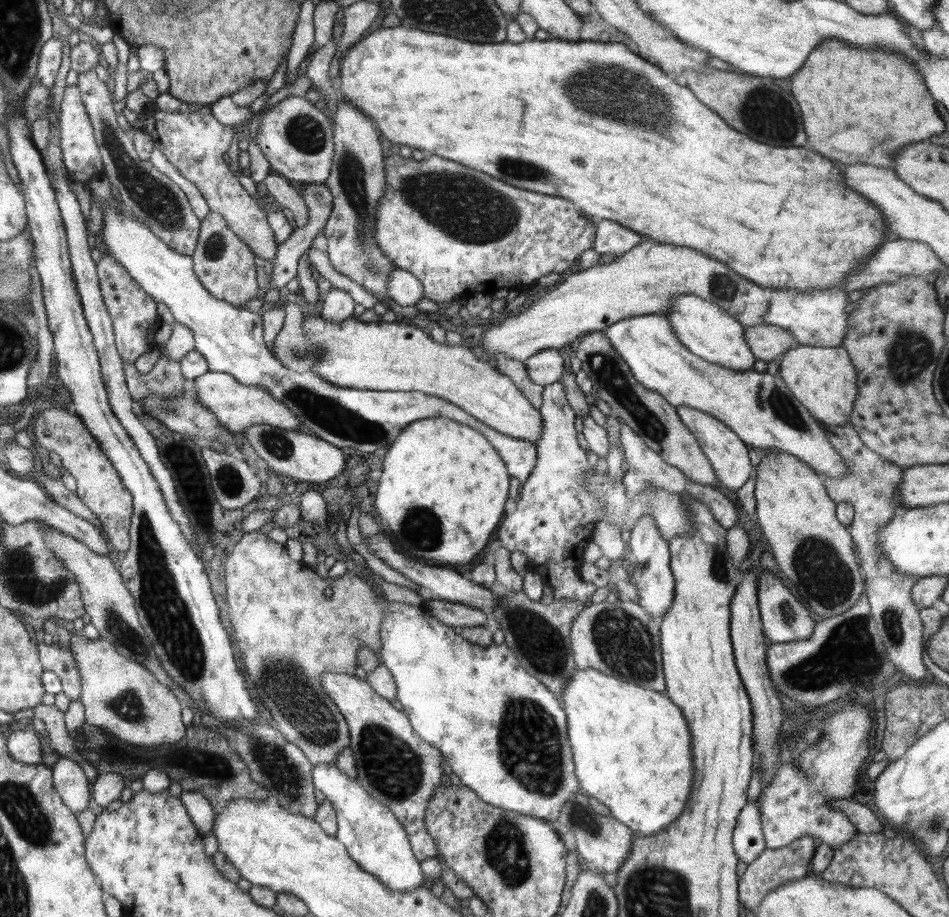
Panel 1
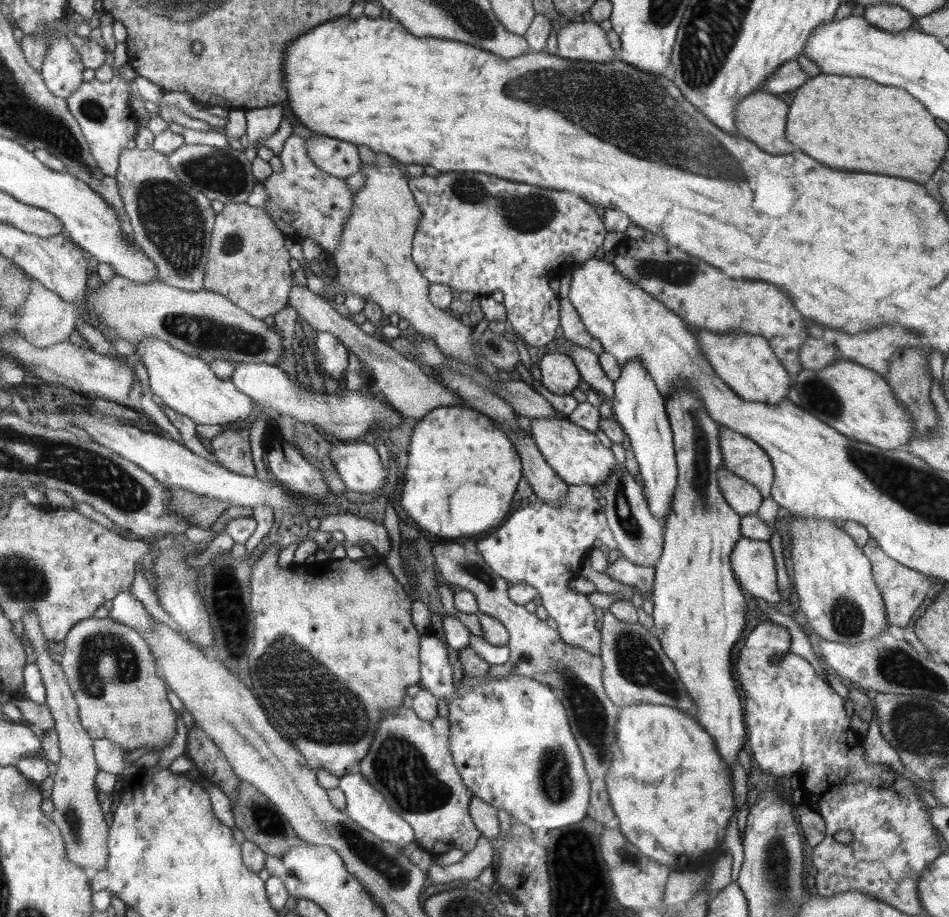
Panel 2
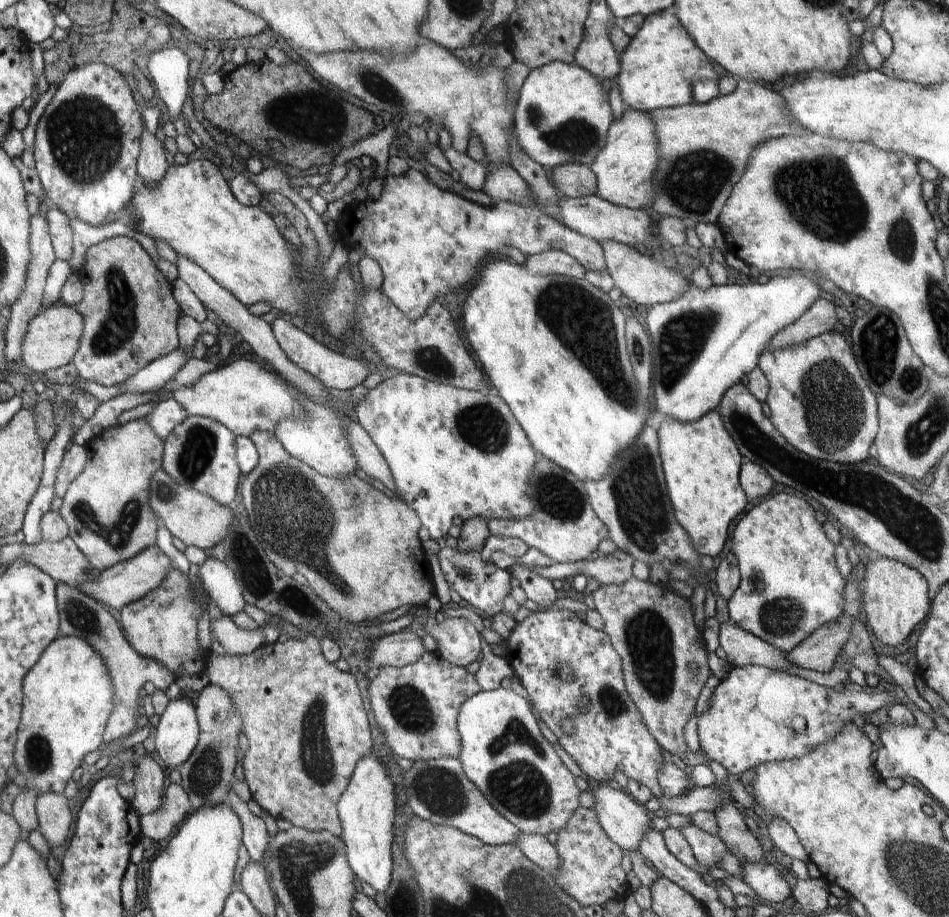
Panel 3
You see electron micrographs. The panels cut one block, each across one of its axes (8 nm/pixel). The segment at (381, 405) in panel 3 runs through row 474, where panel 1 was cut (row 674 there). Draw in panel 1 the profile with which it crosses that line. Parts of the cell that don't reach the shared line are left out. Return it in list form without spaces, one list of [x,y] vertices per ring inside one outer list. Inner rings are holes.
[[[387,600],[387,611],[381,626],[380,646],[381,661],[388,667],[394,677],[397,686],[397,699],[403,706],[402,712],[409,718],[414,732],[422,740],[429,742],[434,748],[440,749],[448,772],[457,774],[460,777],[461,784],[471,788],[484,802],[496,808],[503,808],[510,812],[527,814],[556,823],[562,806],[571,799],[571,796],[582,791],[575,773],[573,752],[566,732],[567,716],[555,694],[518,664],[514,651],[504,643],[500,645],[493,643],[488,647],[472,644],[465,640],[461,634],[457,634],[452,626],[446,626],[446,623],[434,618],[424,606],[412,606],[405,602],[392,602],[390,600]]]

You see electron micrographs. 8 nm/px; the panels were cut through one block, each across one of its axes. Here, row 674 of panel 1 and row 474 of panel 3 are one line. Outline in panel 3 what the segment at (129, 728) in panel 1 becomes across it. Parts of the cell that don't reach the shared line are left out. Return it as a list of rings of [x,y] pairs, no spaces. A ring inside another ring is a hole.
[[[144,418],[97,431],[92,440],[85,442],[88,451],[86,466],[74,482],[69,484],[59,513],[68,525],[68,537],[89,560],[95,573],[130,560],[139,552],[157,544],[157,528],[161,523],[151,509],[149,488],[154,473],[162,469],[164,445],[164,440],[152,430],[151,424]]]

